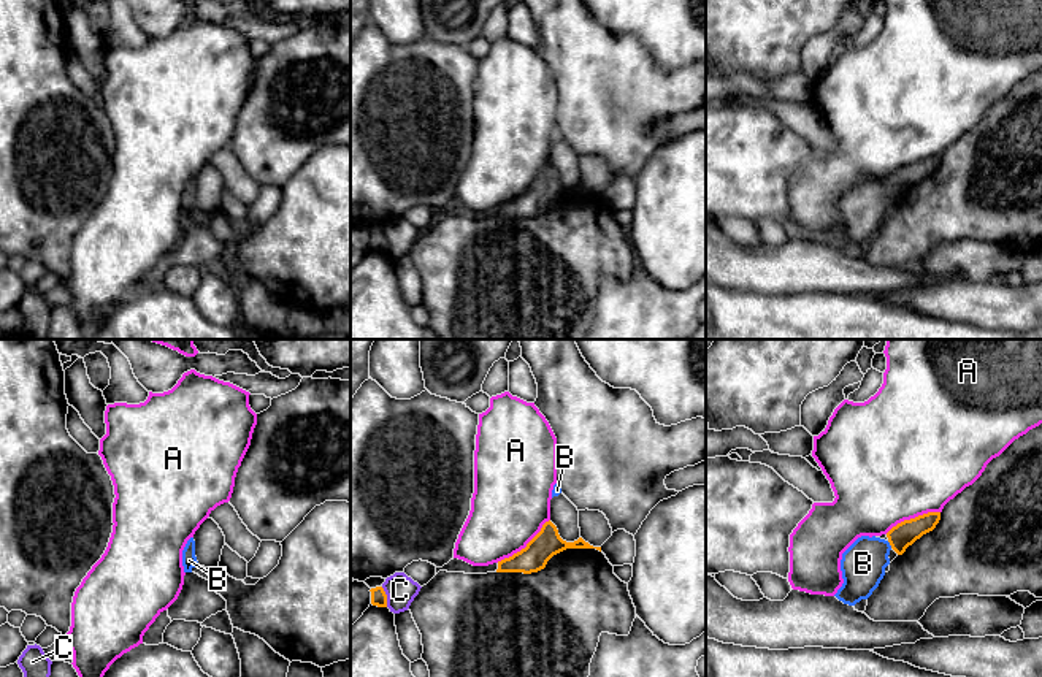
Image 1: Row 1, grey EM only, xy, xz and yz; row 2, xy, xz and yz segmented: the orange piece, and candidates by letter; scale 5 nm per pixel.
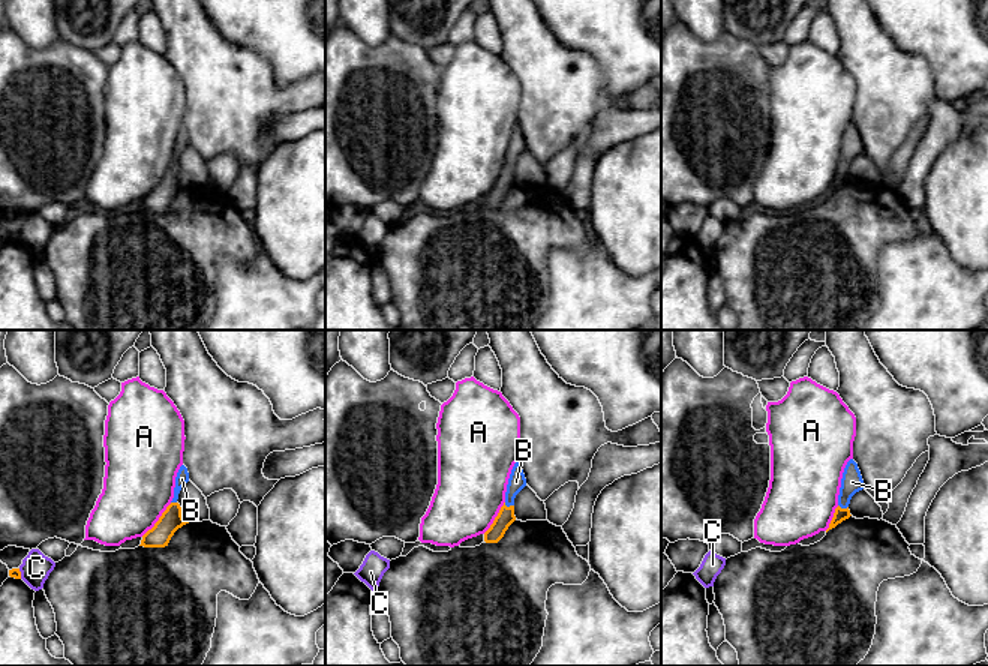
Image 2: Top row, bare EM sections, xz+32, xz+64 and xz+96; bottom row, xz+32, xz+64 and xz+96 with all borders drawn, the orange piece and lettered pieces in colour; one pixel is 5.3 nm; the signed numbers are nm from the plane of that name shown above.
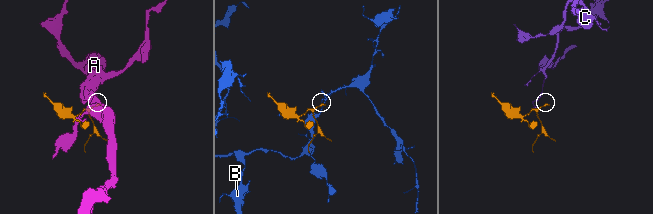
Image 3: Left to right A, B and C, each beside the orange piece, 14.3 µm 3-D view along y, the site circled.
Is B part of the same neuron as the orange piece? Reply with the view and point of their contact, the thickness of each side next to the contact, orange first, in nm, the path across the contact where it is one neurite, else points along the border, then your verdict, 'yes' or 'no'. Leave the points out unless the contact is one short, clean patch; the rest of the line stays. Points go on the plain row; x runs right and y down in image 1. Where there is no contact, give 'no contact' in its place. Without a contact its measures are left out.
yz (890, 189) | 120/220 nm | across yz (906, 178), (890, 189), (876, 195), (863, 208) | yes

